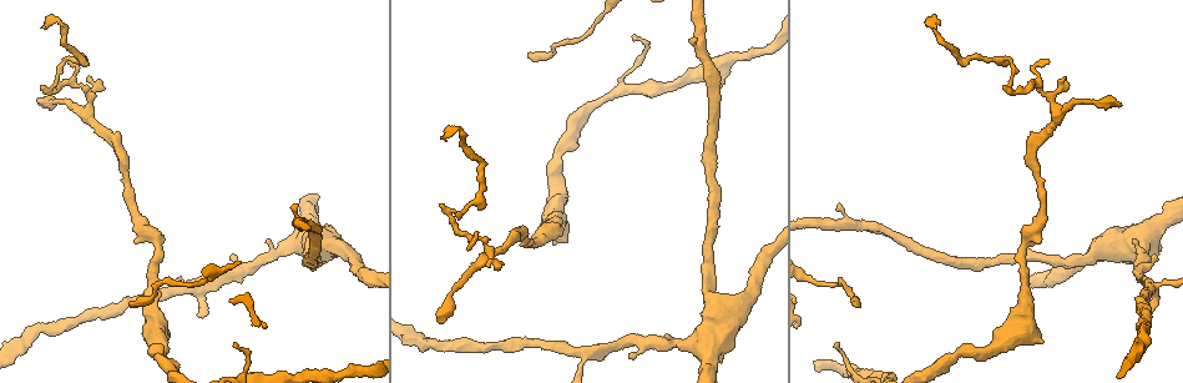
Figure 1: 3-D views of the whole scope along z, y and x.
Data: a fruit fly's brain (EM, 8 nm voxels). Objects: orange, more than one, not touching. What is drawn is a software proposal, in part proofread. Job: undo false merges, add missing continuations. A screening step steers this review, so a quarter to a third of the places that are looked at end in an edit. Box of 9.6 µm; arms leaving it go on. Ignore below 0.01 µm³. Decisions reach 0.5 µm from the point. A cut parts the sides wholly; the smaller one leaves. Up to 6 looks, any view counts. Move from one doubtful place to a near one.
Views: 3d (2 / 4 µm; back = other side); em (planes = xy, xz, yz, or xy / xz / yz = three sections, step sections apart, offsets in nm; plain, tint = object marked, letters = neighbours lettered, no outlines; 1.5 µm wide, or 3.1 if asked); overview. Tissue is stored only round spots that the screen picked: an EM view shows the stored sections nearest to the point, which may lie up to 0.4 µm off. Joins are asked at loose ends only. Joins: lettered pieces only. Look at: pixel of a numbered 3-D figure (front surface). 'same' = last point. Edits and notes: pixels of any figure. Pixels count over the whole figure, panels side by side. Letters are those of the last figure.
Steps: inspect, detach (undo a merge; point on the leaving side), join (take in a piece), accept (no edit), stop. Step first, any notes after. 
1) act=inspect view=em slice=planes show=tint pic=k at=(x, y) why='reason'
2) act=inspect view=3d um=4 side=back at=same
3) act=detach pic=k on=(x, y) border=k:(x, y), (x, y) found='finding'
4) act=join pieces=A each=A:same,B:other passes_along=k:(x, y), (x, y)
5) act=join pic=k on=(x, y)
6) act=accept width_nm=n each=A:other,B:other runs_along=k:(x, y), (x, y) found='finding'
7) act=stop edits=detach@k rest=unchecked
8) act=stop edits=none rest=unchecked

act=inspect view=3d um=2 pic=1 at=(857, 305) why='long arm stops here'

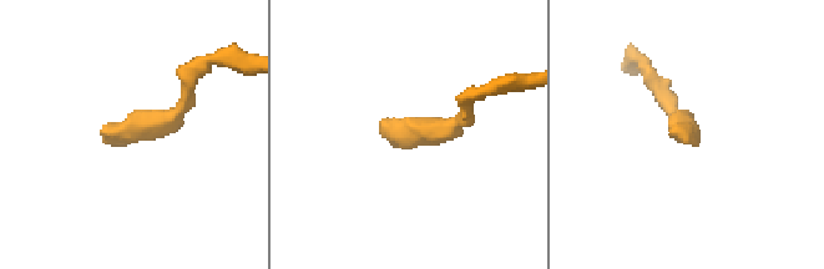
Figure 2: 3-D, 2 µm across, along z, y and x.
act=inspect view=em slice=planes show=letters pic=2 at=(384, 136)

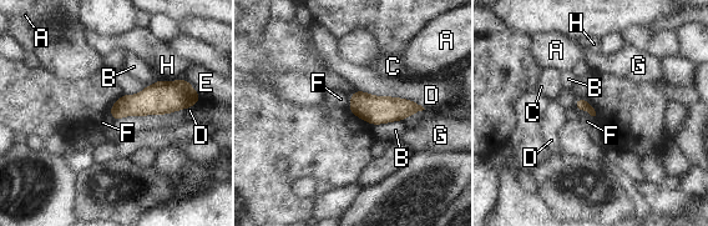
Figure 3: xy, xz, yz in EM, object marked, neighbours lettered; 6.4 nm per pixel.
act=accept each=A:other,B:other,C:other,D:other,E:other,F:other,G:other,H:other border=3:(578, 109), (583, 109), (593, 116) found='none of them fits'

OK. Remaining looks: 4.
act=inspect view=3d um=2 pic=1 at=(690, 41) why='branch stops here'

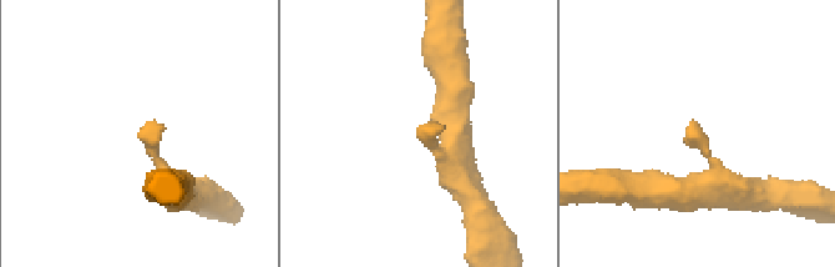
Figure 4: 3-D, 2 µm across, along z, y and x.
act=inspect view=em slice=xz step=4 show=tint pic=4 at=(693, 124)

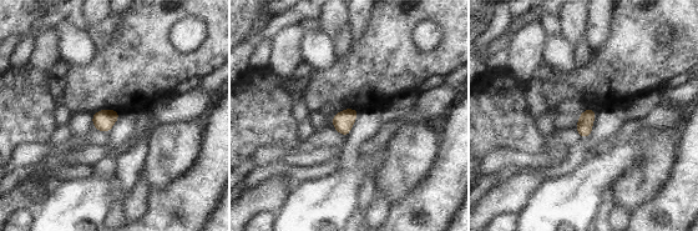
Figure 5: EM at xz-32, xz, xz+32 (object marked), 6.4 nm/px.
act=inspect view=em slice=planes show=letters at=same why='cut it another way'

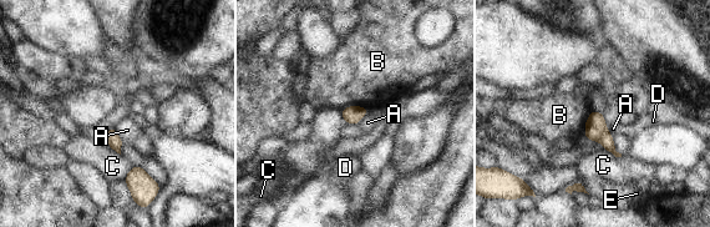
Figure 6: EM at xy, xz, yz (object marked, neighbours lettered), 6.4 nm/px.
act=accept longest_contact=B:180nm each=A:other,B:other,C:other,D:other,E:other found='no lettered piece goes on from it'

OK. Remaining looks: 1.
act=stop edits=none rest=unchecked

